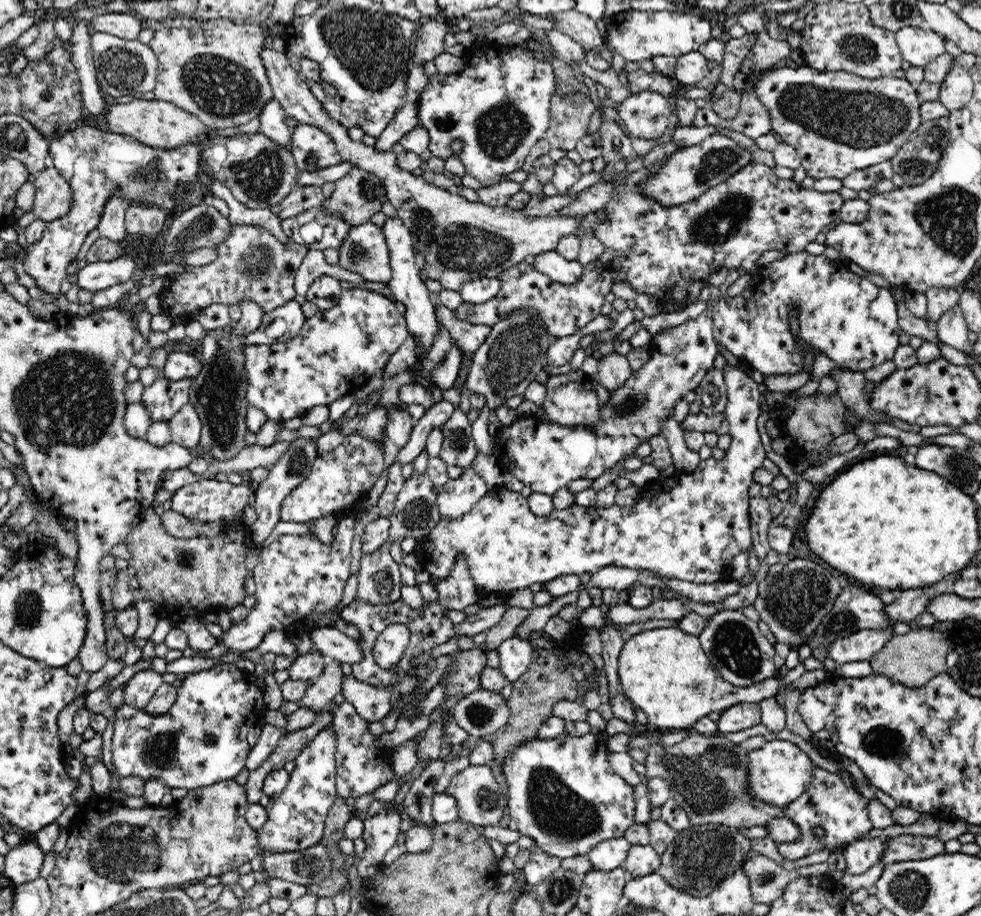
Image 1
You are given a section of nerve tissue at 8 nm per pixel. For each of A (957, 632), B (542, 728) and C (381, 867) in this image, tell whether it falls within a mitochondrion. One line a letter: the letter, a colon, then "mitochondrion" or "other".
A: other
B: other
C: other

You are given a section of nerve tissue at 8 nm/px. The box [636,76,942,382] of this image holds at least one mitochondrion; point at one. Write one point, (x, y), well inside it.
(861, 119)

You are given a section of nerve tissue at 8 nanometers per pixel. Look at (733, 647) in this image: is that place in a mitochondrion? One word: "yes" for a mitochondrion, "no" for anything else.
yes

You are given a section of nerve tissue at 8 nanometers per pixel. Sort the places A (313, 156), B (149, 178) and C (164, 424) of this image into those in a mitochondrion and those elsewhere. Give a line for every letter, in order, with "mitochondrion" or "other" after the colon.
A: mitochondrion
B: mitochondrion
C: other

